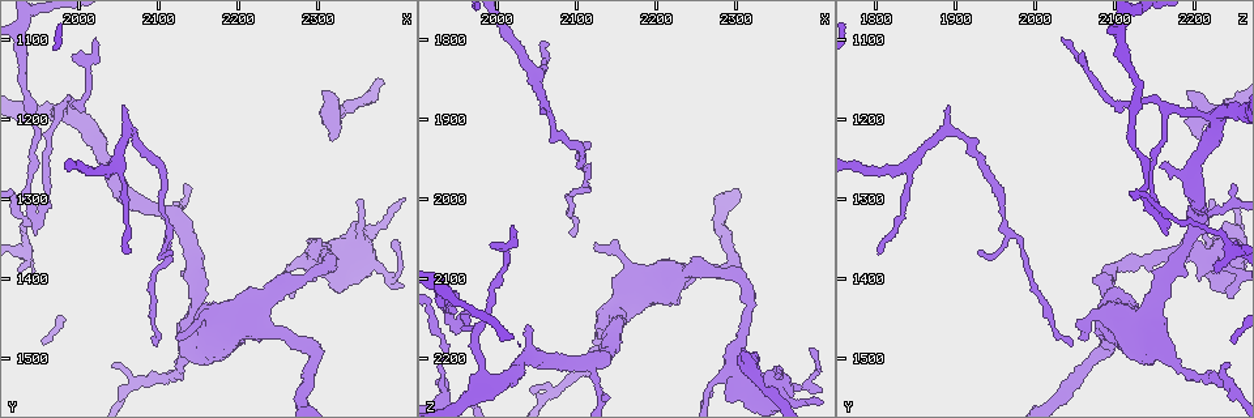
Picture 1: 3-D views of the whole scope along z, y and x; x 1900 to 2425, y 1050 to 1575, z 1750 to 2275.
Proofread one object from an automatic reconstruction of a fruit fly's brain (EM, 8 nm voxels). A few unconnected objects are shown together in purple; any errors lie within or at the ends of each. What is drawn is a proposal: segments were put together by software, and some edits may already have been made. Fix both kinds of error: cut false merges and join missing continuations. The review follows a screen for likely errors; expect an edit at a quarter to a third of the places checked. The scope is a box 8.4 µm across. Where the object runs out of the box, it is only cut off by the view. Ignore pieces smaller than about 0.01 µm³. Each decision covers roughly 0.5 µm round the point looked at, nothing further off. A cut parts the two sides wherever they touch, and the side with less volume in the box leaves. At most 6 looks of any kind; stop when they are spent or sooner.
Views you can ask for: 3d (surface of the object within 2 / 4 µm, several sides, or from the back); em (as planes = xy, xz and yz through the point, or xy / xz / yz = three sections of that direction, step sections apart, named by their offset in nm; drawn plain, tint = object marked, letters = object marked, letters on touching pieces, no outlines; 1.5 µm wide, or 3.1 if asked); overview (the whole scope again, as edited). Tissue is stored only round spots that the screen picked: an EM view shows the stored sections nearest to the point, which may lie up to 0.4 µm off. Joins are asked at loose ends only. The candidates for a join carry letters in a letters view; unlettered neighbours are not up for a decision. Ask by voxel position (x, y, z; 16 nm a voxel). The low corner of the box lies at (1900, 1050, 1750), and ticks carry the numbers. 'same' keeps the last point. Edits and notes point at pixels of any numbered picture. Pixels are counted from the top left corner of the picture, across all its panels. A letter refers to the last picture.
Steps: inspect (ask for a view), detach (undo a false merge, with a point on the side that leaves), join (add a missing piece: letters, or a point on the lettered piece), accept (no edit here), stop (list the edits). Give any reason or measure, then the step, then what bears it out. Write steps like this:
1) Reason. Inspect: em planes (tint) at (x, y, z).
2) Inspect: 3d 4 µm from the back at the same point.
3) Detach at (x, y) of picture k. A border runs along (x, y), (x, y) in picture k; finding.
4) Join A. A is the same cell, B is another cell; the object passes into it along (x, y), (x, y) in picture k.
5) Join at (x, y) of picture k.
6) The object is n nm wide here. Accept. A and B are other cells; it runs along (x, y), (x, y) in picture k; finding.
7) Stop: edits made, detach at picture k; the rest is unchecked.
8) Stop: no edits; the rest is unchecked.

Thin neck. Inspect: 3d 4 µm at (2110, 1330, 1960).

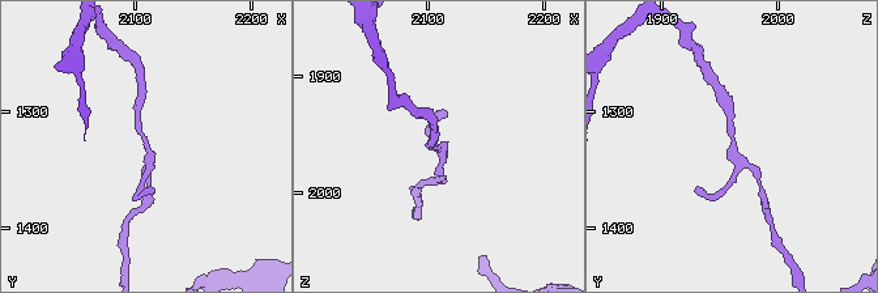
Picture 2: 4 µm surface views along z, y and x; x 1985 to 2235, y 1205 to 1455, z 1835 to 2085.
Shape alone is not enough. Inspect: em yz step 8 (letters) at (2110, 1330, 1962).

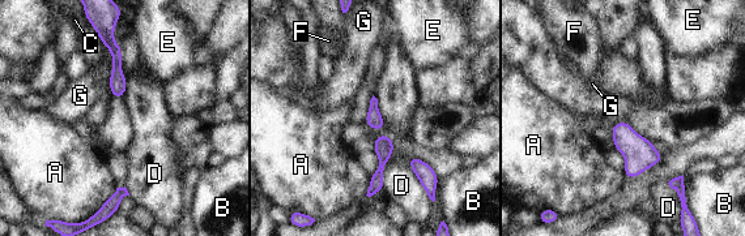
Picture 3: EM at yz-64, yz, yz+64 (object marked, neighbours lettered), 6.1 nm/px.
Inspect: em planes (letters) at the same point.

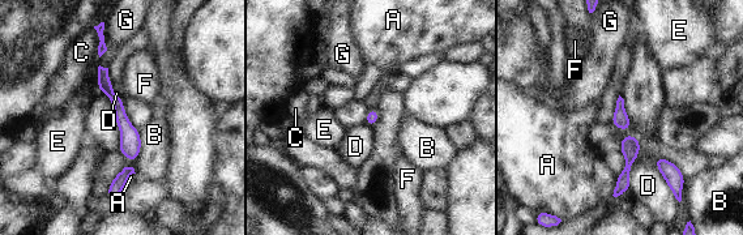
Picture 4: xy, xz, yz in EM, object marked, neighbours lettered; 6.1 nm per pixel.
Accept. A, B, C, D, E, F and G are other cells; all the same neuron.

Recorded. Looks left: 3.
Free end. Inspect: em yz step 4 (letters) at (2060, 1370, 1805).

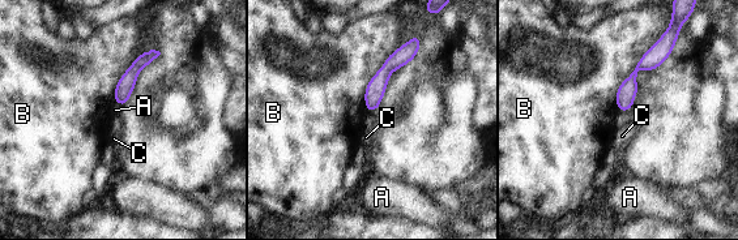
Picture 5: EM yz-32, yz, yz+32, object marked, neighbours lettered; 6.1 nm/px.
Inspect: em planes (letters) at the same point.

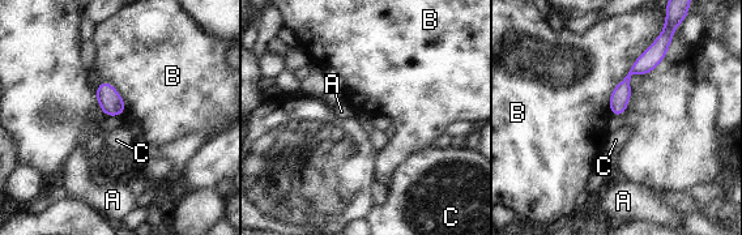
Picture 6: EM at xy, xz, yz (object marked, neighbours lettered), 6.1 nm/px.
Accept. A, B and C are other cells; a border runs along (657, 38), (613, 89), (612, 115) in picture 6; none of them fits.

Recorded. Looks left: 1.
Stop: no edits; the rest is unchecked.

